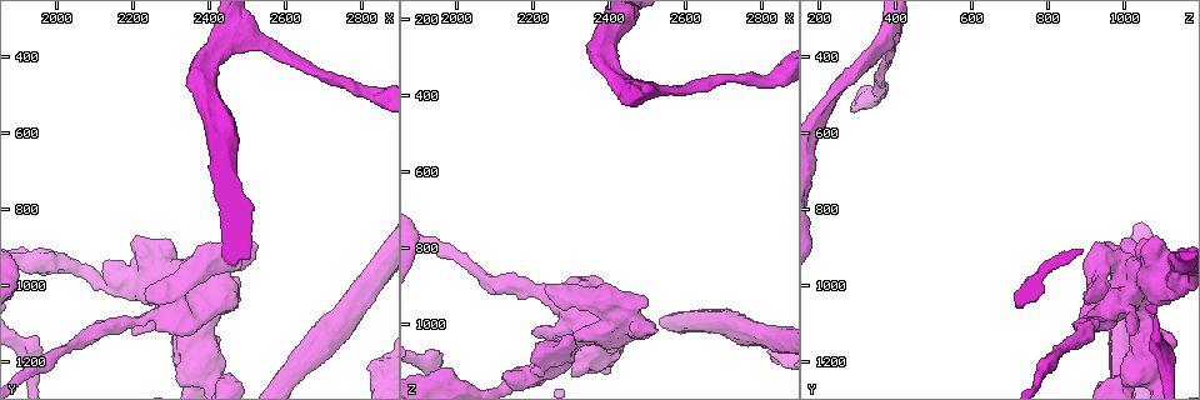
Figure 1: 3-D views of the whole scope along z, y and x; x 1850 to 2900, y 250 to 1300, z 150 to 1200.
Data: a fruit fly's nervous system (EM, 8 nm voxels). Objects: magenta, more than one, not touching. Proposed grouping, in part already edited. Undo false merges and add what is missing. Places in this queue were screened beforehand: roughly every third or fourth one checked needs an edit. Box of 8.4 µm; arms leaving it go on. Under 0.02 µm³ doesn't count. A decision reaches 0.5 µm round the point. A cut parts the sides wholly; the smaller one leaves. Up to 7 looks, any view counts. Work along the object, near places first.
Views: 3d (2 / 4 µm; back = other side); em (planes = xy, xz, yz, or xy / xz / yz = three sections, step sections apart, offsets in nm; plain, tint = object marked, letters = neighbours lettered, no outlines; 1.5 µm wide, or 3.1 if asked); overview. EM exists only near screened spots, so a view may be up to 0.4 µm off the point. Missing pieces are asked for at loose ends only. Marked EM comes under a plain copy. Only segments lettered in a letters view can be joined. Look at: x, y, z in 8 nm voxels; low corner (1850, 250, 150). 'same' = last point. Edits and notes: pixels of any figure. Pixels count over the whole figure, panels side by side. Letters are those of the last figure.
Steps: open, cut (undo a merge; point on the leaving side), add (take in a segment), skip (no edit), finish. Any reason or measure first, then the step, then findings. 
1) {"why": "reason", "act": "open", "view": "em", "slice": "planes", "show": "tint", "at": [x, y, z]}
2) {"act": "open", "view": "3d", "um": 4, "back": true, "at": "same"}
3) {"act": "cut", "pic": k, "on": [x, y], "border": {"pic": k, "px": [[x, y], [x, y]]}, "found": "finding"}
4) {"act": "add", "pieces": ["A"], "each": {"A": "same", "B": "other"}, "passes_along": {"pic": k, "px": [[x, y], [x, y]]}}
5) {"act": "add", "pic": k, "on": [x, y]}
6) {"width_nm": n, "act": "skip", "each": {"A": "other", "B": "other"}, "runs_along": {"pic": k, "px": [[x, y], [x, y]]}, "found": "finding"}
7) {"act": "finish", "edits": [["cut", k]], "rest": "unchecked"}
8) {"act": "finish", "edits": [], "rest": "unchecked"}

{"why": "free end", "act": "open", "view": "em", "slice": "planes", "show": "letters", "at": [2295, 1125, 875]}

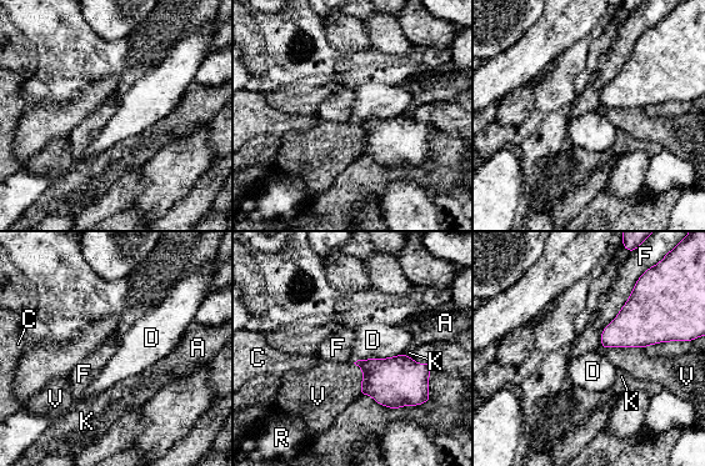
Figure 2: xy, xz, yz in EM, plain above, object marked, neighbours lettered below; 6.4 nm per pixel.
{"act": "skip", "each": {"A": "other", "C": "other", "D": "other", "F": "other", "K": "other", "R": "other", "V": "other"}, "border": {"pic": 2, "px": [[639, 277], [603, 330], [603, 349]]}, "found": "none of them fits"}

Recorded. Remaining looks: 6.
{"why": "an open end", "act": "open", "view": "em", "slice": "planes", "show": "letters", "at": [2465, 1000, 1035]}

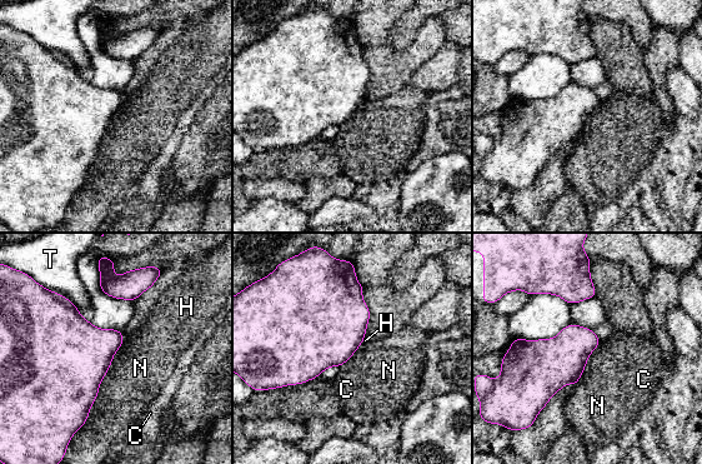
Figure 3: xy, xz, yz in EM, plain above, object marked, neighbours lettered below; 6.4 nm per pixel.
{"act": "skip", "each": {"C": "other", "H": "other", "N": "other", "T": "other"}, "found": "none of them fits"}

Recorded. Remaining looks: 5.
{"why": "stops while still wide", "act": "open", "view": "3d", "um": 2, "at": [2815, 1220, 1065]}

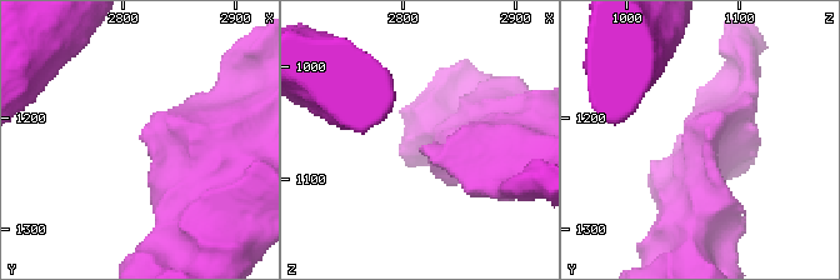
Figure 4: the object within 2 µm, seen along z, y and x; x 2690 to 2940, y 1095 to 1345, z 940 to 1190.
{"why": "need the tissue", "act": "open", "view": "em", "slice": "planes", "show": "letters", "at": [2820, 1220, 1070]}

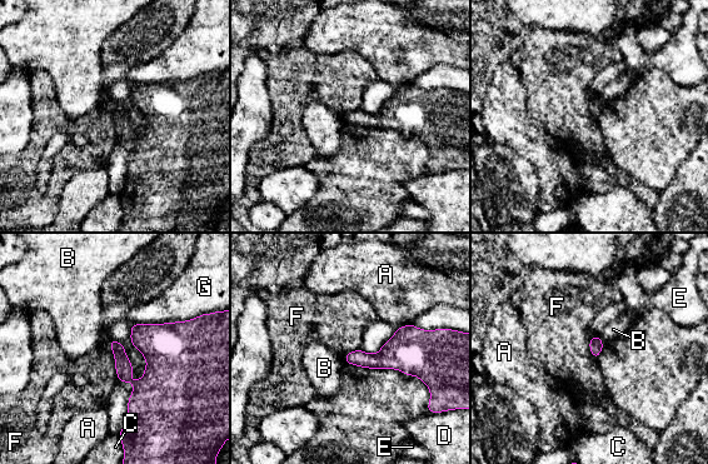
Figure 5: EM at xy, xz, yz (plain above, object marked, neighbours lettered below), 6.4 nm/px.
{"act": "skip", "each": {"A": "other", "B": "other", "C": "other", "D": "other", "E": "other", "F": "other", "G": "other"}, "border": {"pic": 5, "px": [[110, 339], [118, 379]]}, "found": "no lettered segment goes on from it"}

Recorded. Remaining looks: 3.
{"act": "finish", "edits": [], "rest": "unchecked"}

